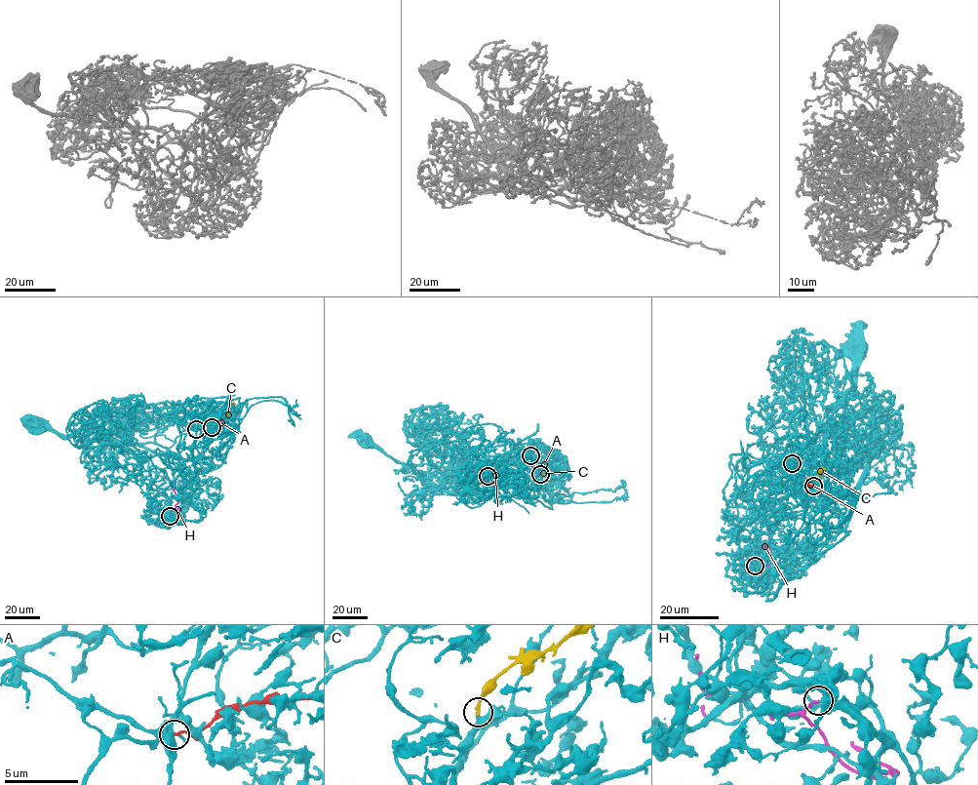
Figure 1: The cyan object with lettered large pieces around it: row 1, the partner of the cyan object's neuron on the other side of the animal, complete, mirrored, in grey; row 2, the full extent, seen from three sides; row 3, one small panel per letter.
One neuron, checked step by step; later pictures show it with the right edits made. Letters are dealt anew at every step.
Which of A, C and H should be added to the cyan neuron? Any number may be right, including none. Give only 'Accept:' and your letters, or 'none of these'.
Accept: C

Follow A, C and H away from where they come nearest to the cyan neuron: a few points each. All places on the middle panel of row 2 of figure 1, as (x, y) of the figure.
A: (530, 456), (551, 469), (553, 472), (551, 474)
C: (540, 474), (566, 474)
H: (488, 476), (487, 479), (496, 485), (491, 482), (496, 479), (496, 472)

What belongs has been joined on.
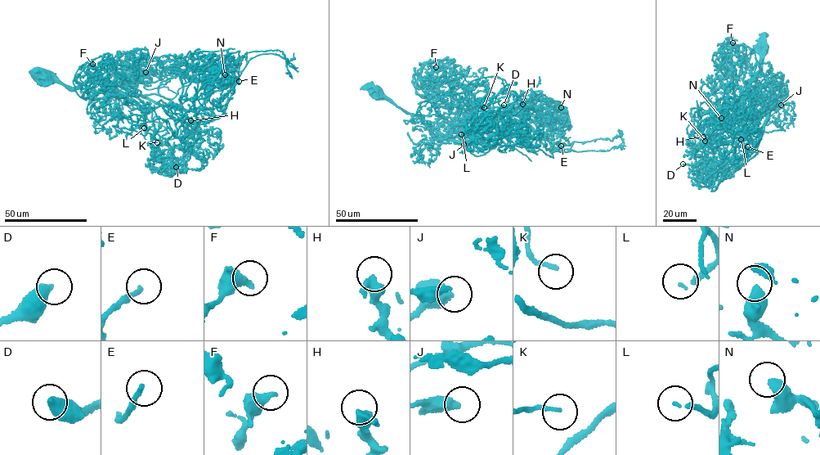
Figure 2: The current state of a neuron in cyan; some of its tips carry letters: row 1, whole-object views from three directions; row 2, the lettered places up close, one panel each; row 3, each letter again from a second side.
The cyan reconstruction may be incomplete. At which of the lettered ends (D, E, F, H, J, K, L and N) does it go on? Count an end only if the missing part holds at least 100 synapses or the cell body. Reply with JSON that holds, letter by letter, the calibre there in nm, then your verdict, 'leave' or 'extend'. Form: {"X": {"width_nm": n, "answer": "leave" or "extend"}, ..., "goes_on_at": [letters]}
{"D": {"width_nm": 420, "answer": "extend"}, "E": {"width_nm": 220, "answer": "extend"}, "F": {"width_nm": 440, "answer": "leave"}, "H": {"width_nm": 480, "answer": "leave"}, "J": {"width_nm": 500, "answer": "leave"}, "K": {"width_nm": 140, "answer": "leave"}, "L": {"width_nm": 140, "answer": "extend"}, "N": {"width_nm": 500, "answer": "leave"}, "goes_on_at": ["D", "E", "L"]}

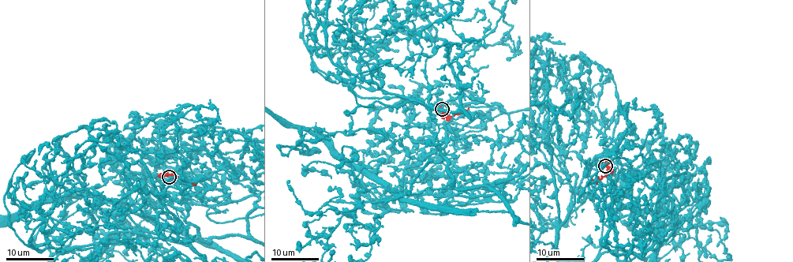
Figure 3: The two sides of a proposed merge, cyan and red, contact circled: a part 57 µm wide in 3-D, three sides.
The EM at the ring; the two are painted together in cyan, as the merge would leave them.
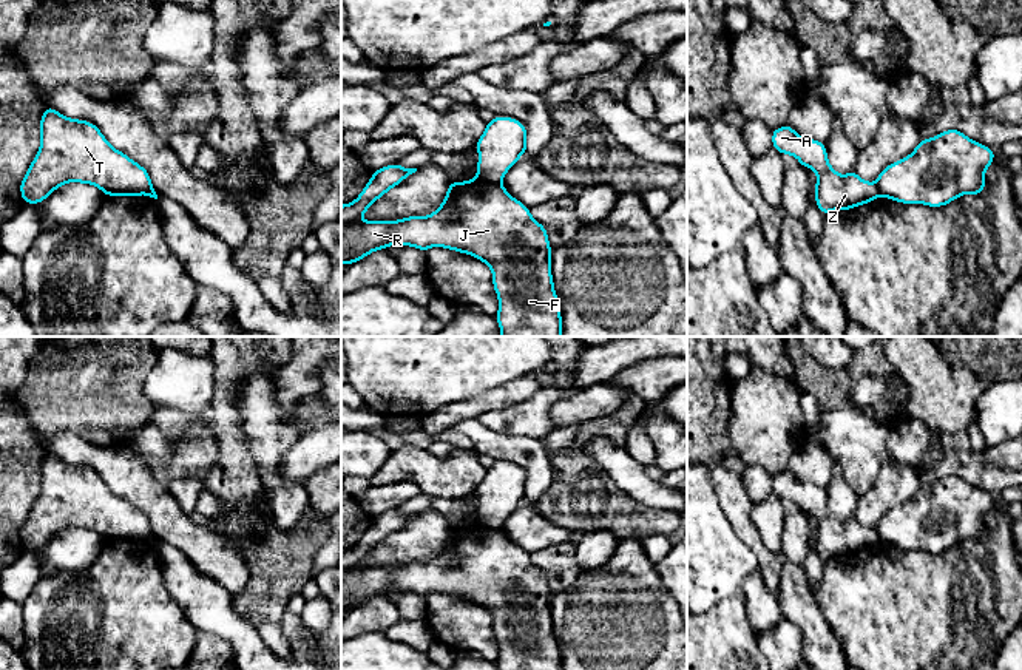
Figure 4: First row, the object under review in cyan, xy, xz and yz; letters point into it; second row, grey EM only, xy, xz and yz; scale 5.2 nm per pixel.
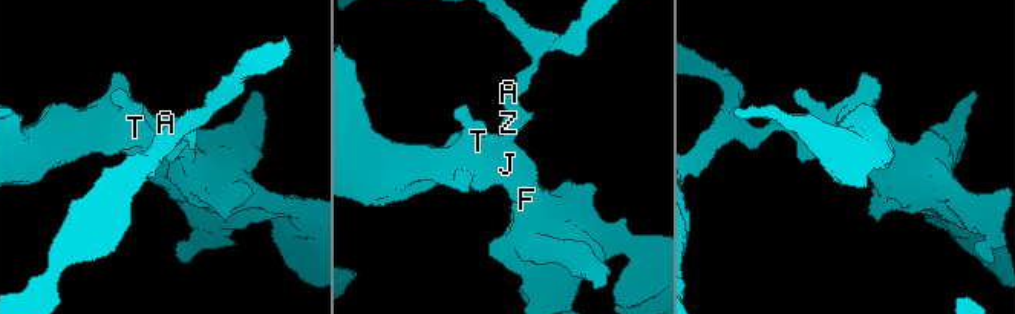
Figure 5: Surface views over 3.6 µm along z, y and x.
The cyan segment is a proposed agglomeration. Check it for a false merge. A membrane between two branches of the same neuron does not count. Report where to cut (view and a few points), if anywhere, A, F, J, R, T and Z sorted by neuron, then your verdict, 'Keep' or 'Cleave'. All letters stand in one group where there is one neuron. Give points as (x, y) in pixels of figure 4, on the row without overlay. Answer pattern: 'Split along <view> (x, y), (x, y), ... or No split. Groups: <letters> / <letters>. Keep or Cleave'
Split along xz (477, 522), (500, 530). Groups: A Z / F J R T. Cleave

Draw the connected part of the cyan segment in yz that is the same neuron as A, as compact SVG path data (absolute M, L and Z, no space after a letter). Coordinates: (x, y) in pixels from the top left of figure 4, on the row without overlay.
M792 472L772 475L773 496L795 502L801 513L817 519L815 550L826 560L871 550L880 537L877 530L863 526L855 516L838 520L827 506L826 489L801 483Z

